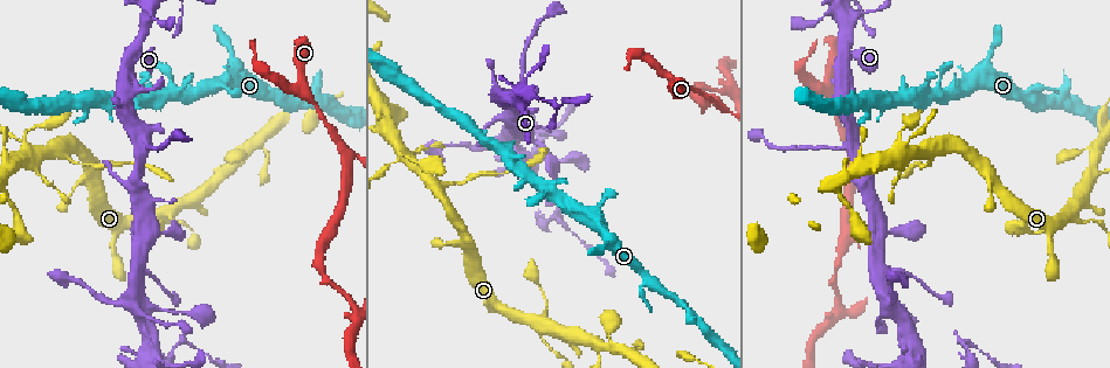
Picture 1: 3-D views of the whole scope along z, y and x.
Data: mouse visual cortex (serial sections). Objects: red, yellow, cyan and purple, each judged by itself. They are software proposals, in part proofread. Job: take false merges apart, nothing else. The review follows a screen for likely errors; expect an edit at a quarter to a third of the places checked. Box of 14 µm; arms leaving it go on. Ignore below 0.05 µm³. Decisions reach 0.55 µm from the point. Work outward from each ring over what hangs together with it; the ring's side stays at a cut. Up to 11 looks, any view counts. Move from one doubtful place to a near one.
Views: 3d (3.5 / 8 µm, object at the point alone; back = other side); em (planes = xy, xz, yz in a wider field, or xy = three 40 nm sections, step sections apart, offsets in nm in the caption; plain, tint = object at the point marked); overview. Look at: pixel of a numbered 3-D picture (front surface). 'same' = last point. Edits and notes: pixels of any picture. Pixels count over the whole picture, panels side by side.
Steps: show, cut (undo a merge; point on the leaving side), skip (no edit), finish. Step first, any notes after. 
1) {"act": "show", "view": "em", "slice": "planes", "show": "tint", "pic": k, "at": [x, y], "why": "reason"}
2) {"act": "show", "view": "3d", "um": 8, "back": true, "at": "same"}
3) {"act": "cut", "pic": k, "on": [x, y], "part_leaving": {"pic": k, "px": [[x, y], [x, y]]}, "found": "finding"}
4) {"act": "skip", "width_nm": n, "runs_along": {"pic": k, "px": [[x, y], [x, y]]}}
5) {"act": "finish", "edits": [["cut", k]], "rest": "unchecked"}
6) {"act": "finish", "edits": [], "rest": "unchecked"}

{"act": "show", "view": "3d", "um": 3.5, "pic": 1, "at": [720, 105], "why": "sharp bend"}

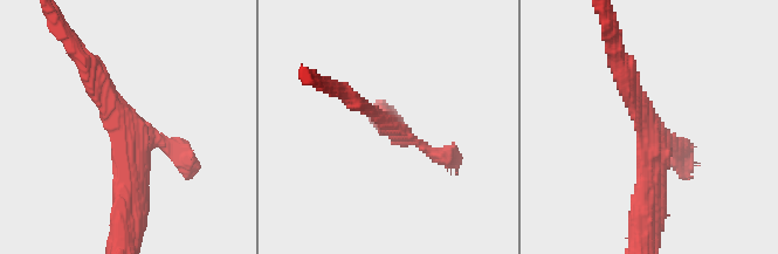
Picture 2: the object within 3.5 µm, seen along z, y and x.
{"act": "show", "view": "em", "slice": "planes", "show": "tint", "pic": 2, "at": [127, 134], "arms": 3, "arm_widths_nm": [200, 200, 300], "why": "need the tissue"}

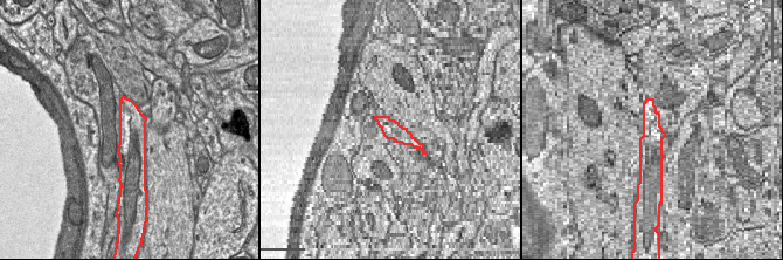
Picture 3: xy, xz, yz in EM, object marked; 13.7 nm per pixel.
{"act": "show", "view": "em", "slice": "xy", "step": 2, "show": "tint", "at": "same"}

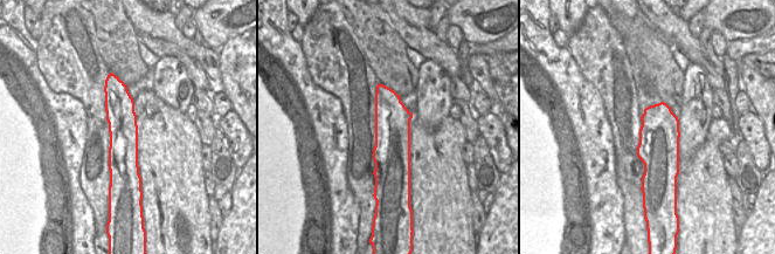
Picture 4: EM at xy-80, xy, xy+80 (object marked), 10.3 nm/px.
{"act": "skip", "width_nm": 380, "runs_along": {"pic": 4, "px": [[112, 80], [123, 126], [123, 178]]}, "found": "continuous, no second cell"}

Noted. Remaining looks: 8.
{"act": "show", "view": "3d", "um": 3.5, "pic": 1, "at": [550, 188]}

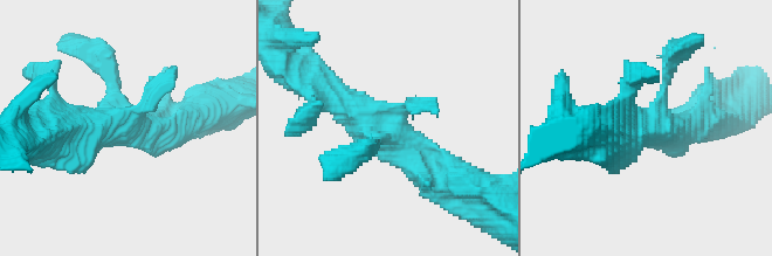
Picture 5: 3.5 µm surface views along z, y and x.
{"act": "show", "view": "em", "slice": "planes", "show": "tint", "pic": 5, "at": [655, 128]}

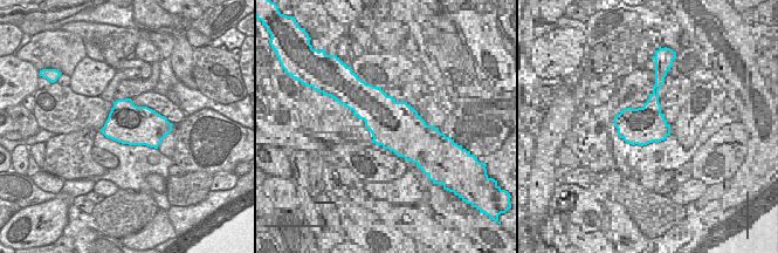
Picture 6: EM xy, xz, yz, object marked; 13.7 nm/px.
{"act": "skip", "runs_along": {"pic": 5, "px": [[441, 179], [312, 81]]}, "found": "all the same cell"}

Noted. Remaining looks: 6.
{"act": "show", "view": "3d", "um": 8, "back": true, "pic": 1, "at": [930, 165], "why": "narrows sharply"}

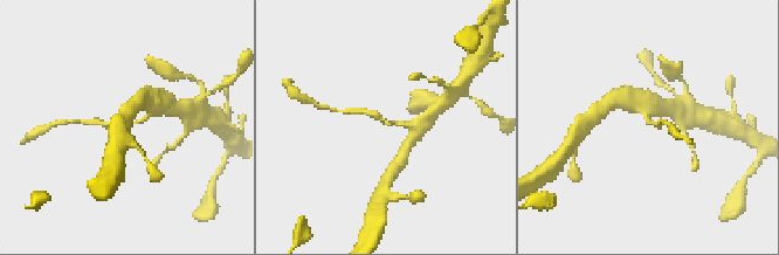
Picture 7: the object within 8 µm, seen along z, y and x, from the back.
{"act": "show", "view": "em", "slice": "xy", "step": 1, "show": "tint", "pic": 7, "at": [391, 124], "arm_widths_nm": [200, 300]}

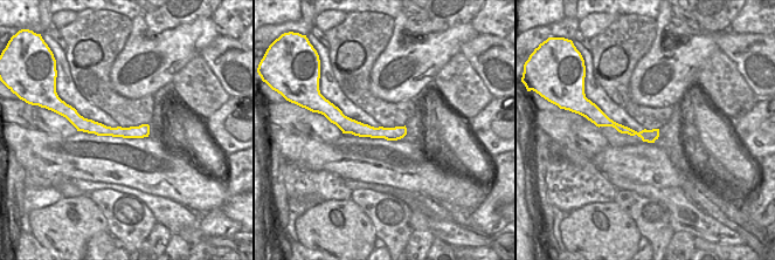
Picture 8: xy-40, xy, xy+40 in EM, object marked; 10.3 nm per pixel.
{"act": "cut", "pic": 7, "on": [373, 114], "part_leaving": {"pic": 7, "px": [[392, 124], [372, 112], [345, 111]]}, "found": "a second cell is stuck on"}

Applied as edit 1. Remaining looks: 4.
{"act": "show", "view": "overview"}

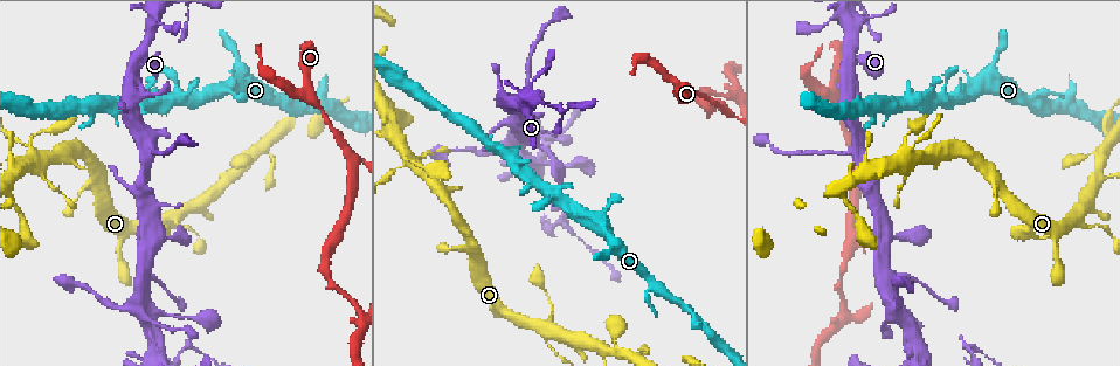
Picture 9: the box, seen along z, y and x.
{"act": "show", "view": "em", "slice": "xy", "step": 2, "show": "tint", "pic": 9, "at": [844, 93], "why": "thick turns thin"}

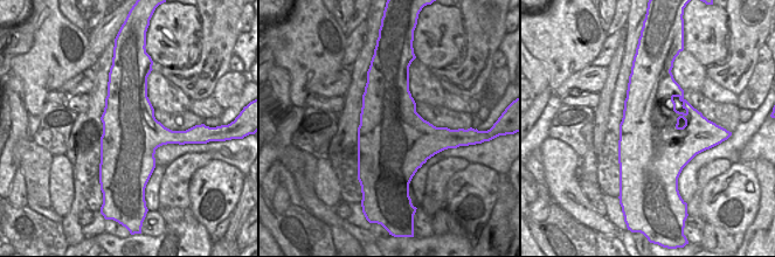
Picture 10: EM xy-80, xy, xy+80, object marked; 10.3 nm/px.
{"act": "show", "view": "3d", "um": 3.5, "at": "same"}

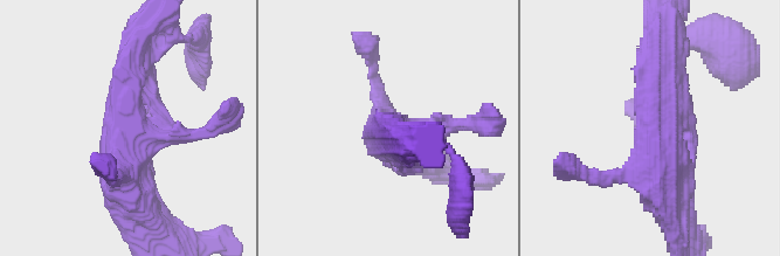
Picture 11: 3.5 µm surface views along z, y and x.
{"act": "skip", "runs_along": {"pic": 11, "px": [[656, 70], [692, 153]]}, "found": "all the same cell"}

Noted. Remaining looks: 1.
{"act": "finish", "edits": [["cut", 7]], "rest": "unchecked"}

